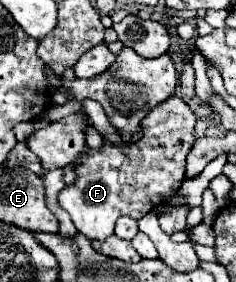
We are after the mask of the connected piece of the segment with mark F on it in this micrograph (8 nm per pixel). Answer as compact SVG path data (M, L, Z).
M174 94L160 102L150 116L146 116L144 136L136 144L116 148L106 142L102 150L88 150L78 160L76 184L66 186L58 194L60 206L72 216L76 230L90 240L102 242L114 234L114 224L120 216L126 214L134 220L140 220L162 200L170 198L184 180L186 154L196 142L194 126L196 114L190 110L184 98Z

